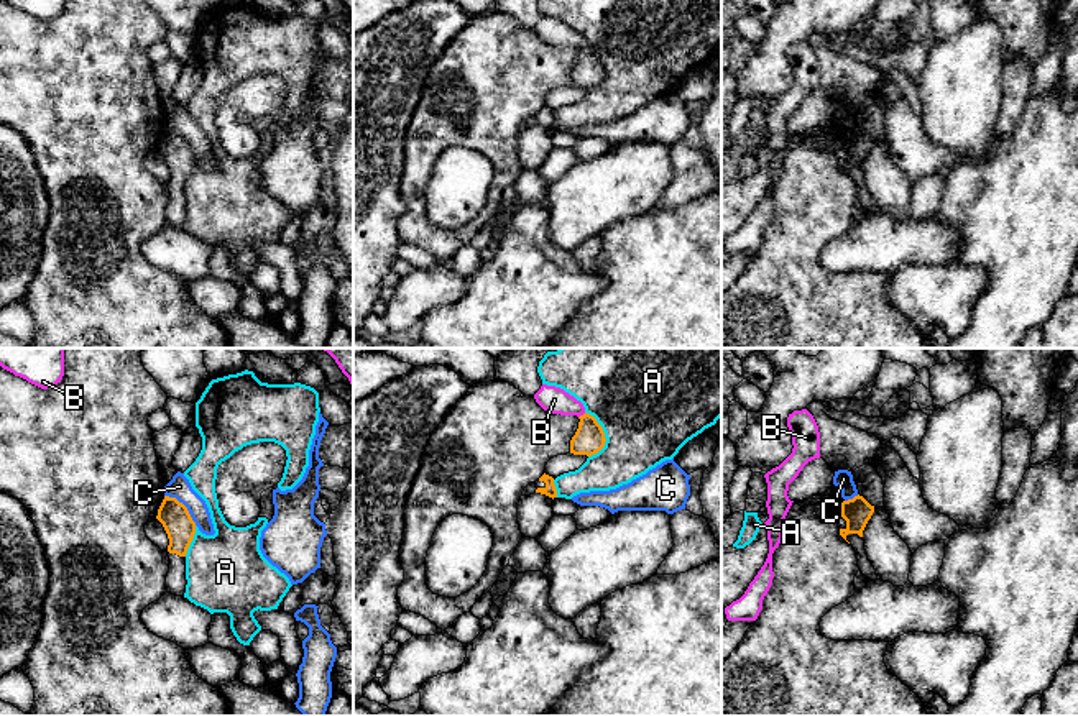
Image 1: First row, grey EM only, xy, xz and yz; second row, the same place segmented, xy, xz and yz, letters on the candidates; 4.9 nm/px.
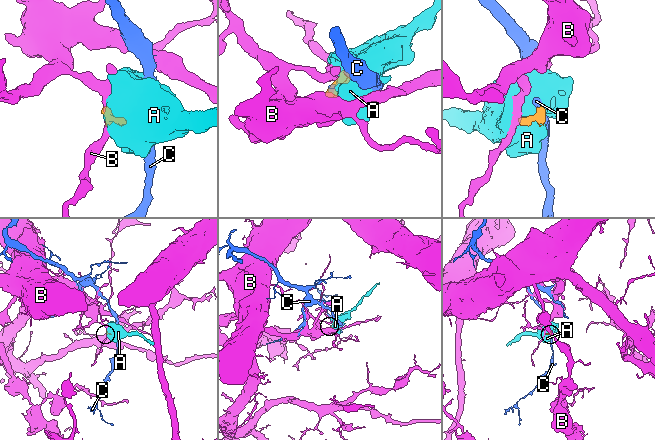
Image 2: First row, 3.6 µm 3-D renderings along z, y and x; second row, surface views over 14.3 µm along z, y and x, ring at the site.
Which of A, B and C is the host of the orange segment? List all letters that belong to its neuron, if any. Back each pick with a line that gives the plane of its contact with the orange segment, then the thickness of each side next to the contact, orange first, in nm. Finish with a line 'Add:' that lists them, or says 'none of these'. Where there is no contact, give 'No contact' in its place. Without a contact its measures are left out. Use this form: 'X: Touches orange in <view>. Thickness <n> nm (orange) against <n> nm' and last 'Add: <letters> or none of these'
Add: none of these

